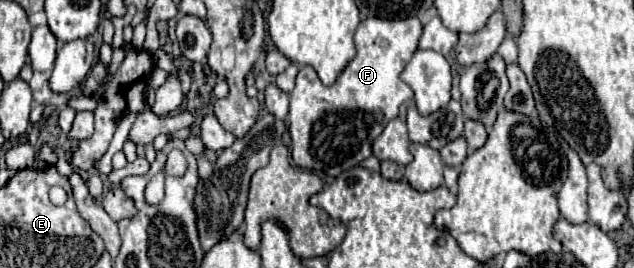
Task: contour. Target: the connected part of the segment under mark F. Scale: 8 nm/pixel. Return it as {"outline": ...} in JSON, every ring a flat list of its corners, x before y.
{"outline":[[412,16,404,20,366,18,360,22,354,42,356,56,346,64,332,86,324,86,312,66,302,66,292,94,292,160,300,168,338,176,358,166,372,154,374,138,398,116,398,108,414,98,412,88,400,78,418,50,424,26]]}

